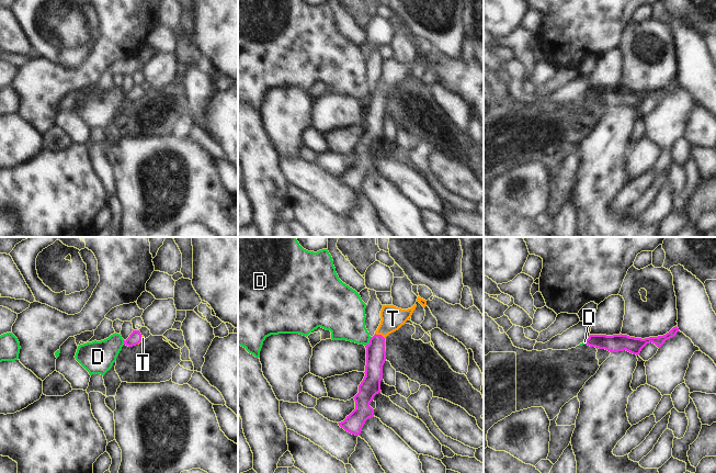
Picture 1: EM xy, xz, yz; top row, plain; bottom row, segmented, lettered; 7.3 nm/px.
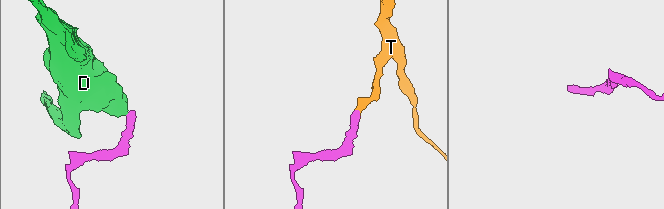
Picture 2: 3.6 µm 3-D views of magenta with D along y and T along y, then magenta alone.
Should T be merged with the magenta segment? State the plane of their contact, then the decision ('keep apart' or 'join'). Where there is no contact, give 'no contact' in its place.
xz | join

